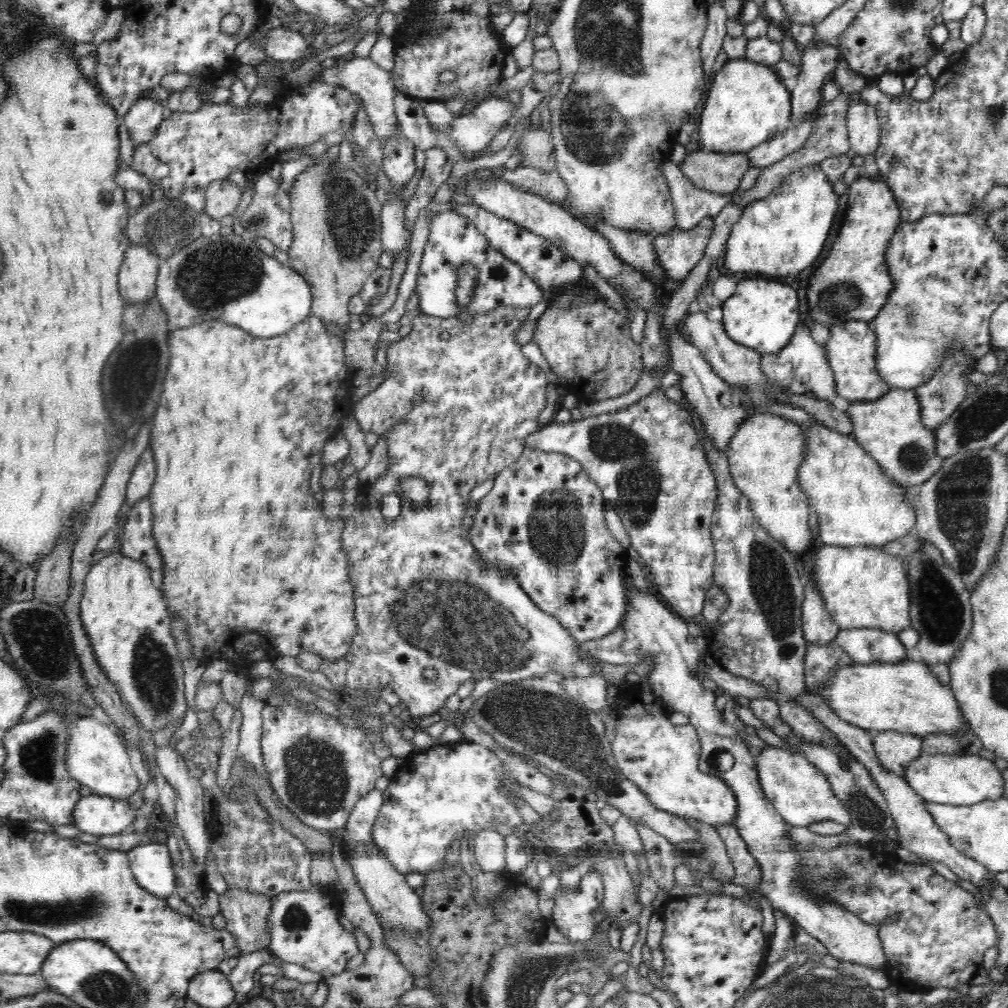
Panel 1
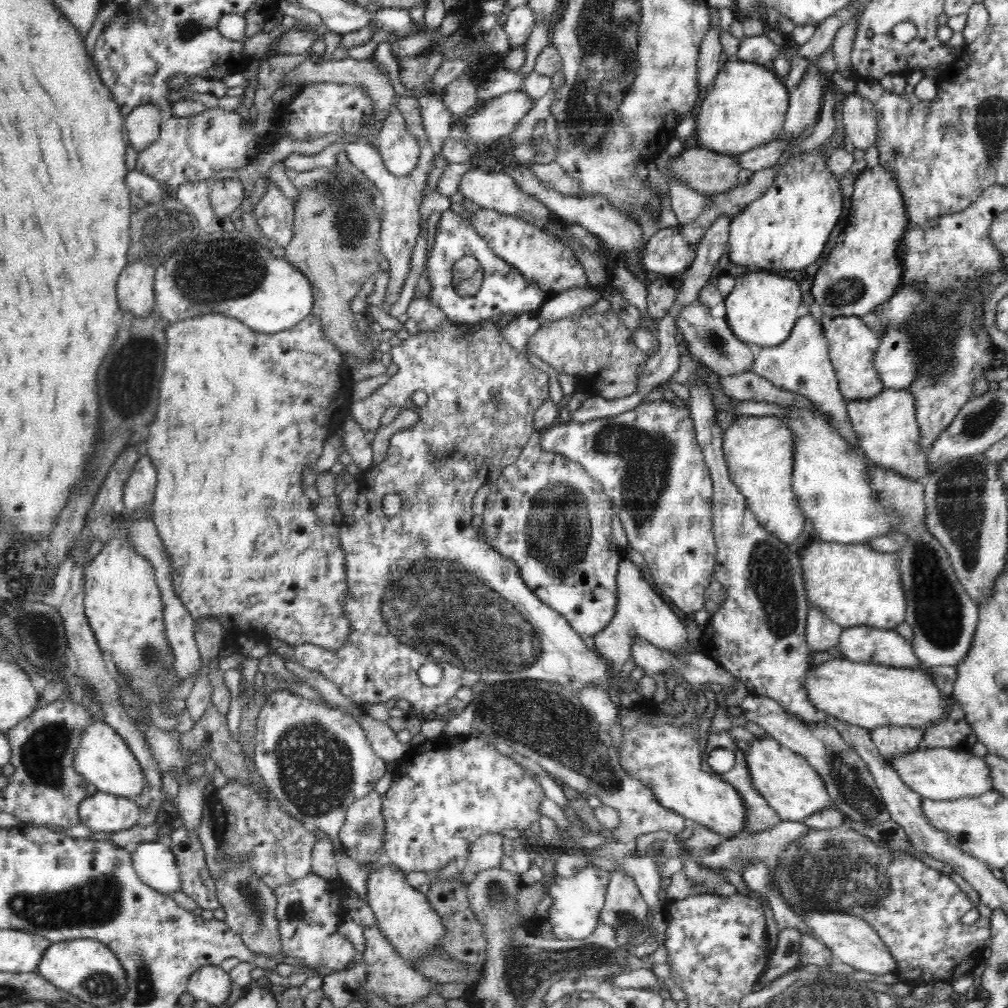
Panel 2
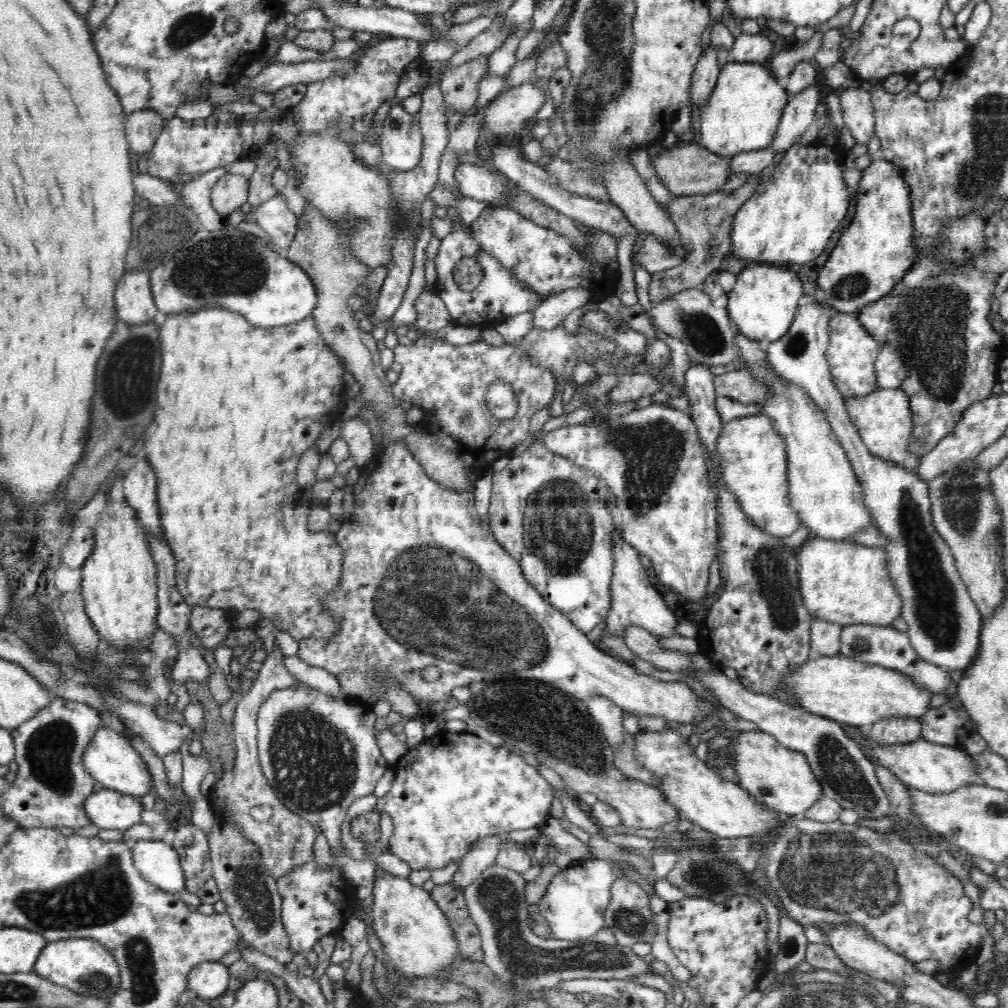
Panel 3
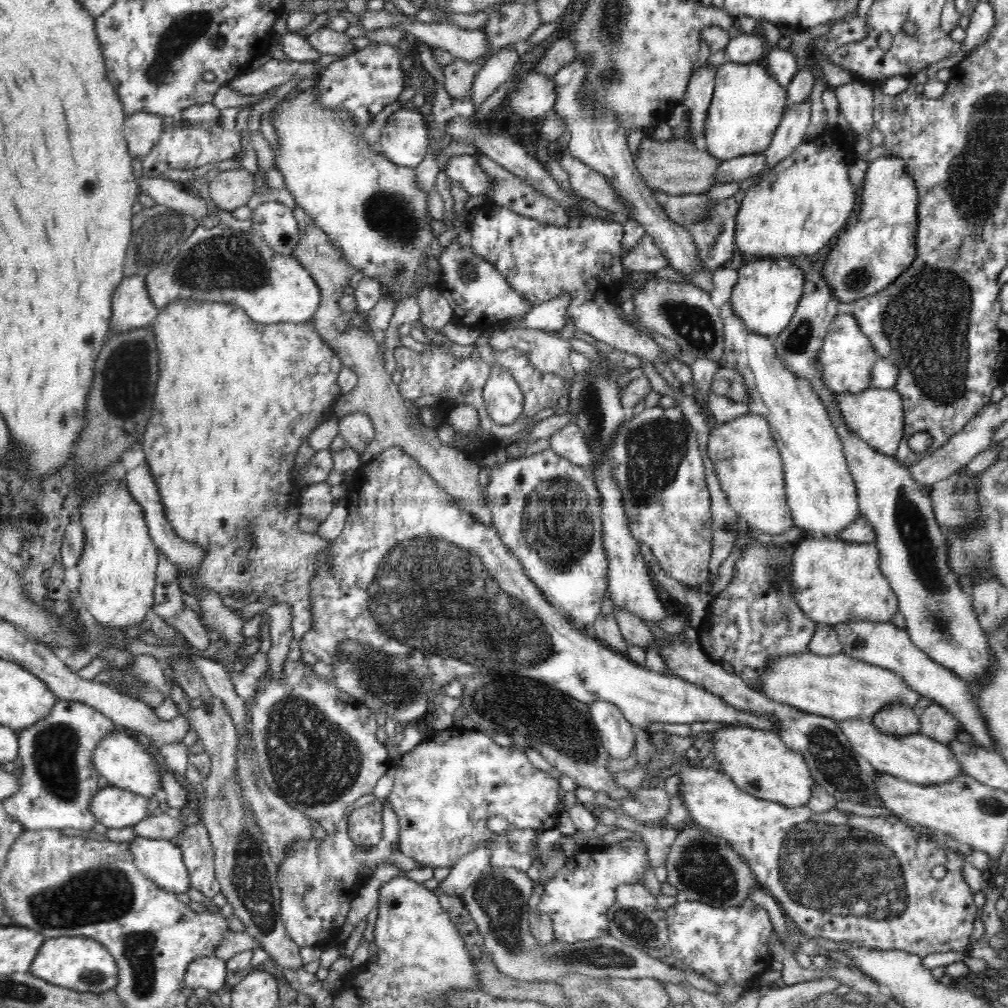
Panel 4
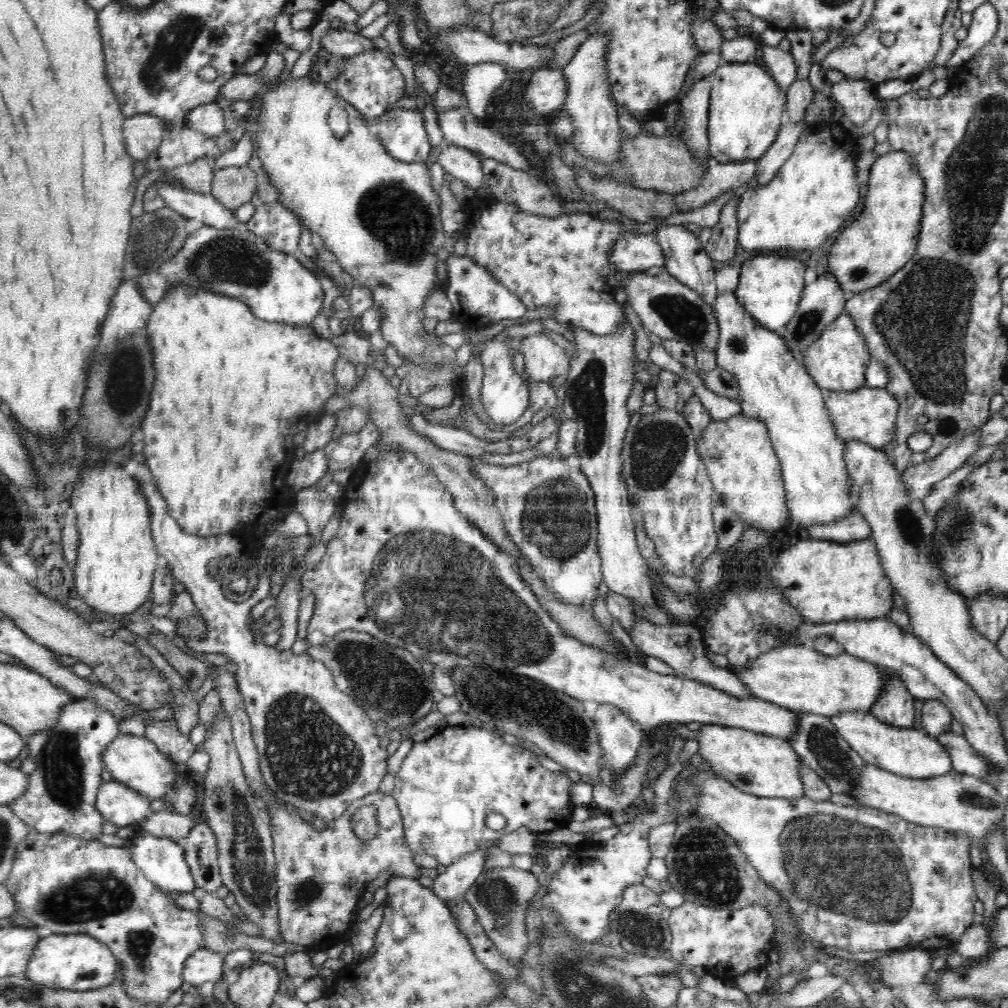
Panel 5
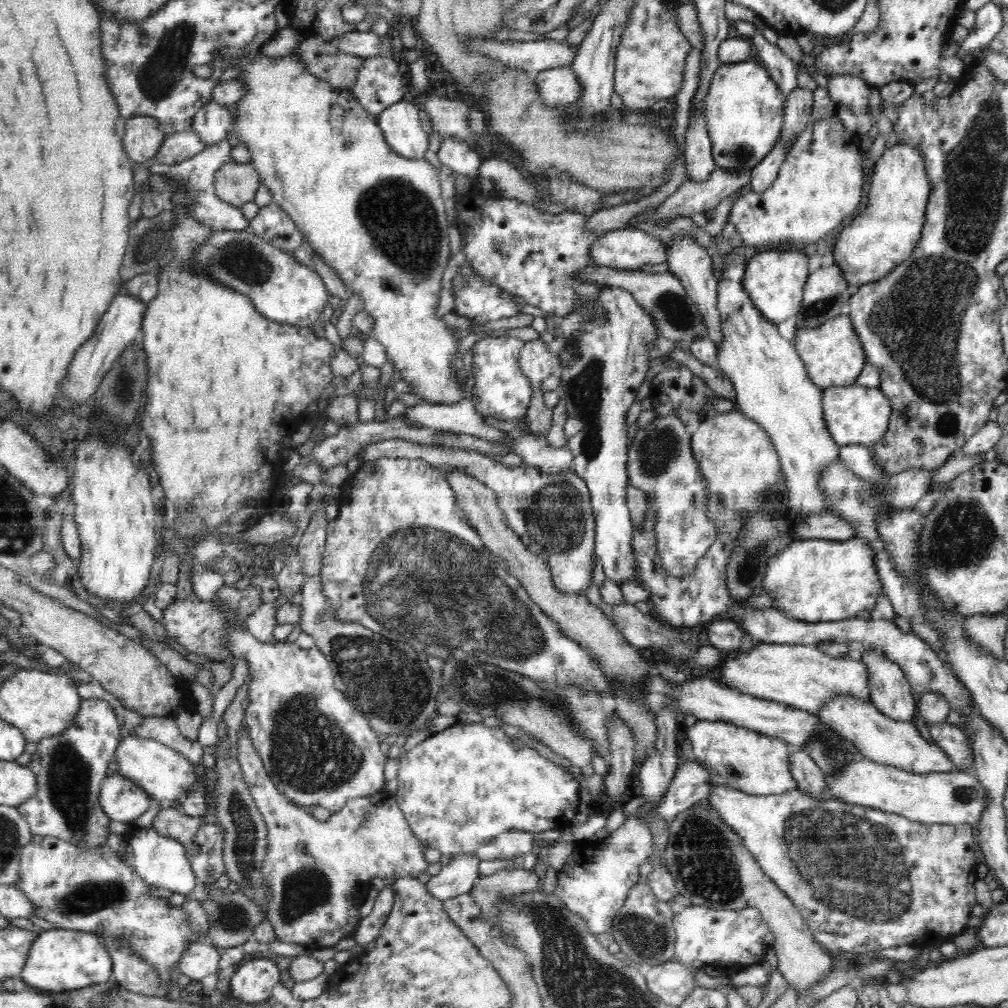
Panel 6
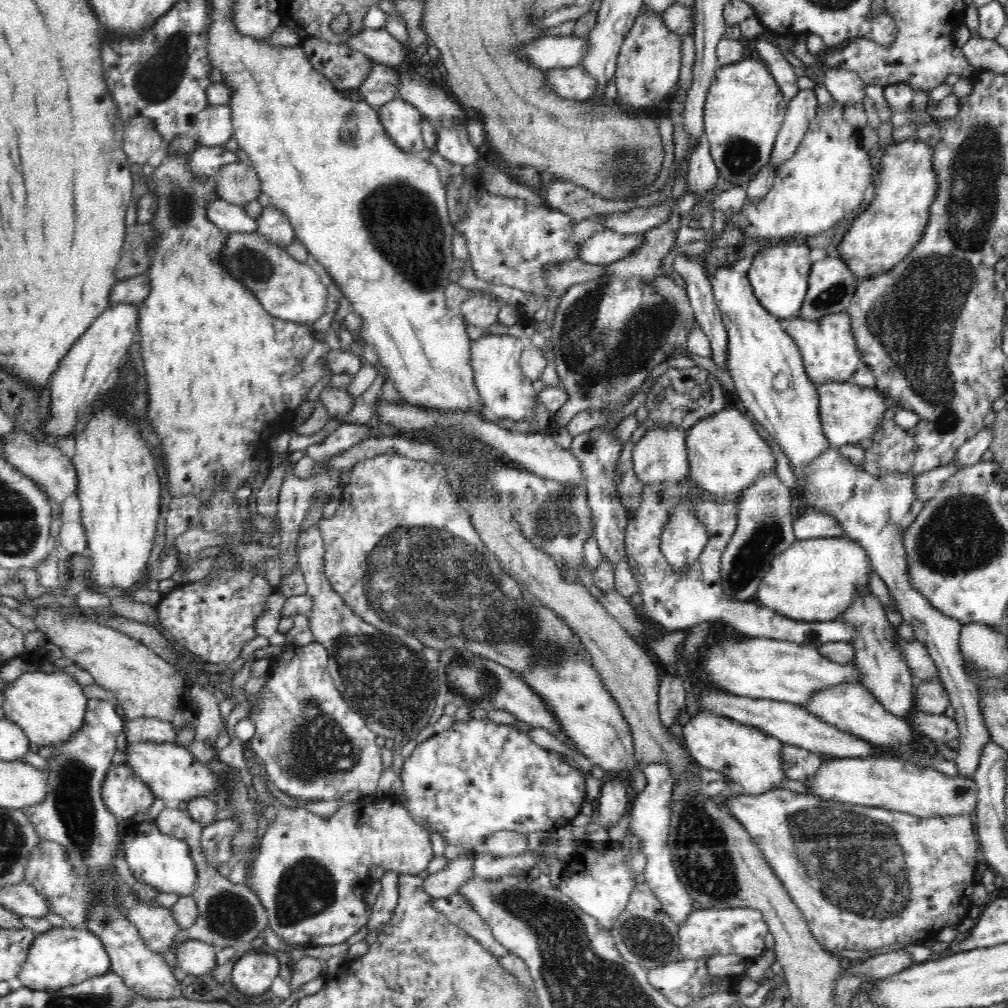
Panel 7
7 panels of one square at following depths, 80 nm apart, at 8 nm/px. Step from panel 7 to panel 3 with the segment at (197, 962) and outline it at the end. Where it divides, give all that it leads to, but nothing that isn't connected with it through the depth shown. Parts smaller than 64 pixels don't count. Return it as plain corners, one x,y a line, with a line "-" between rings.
221,961
202,962
188,974
187,988
196,992
200,999
218,998
228,990
230,977
229,968

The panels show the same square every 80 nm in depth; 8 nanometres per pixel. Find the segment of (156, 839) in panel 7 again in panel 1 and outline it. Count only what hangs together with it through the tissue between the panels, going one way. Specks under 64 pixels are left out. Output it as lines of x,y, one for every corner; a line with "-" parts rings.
151,842
127,852
132,874
137,883
158,898
170,896
175,889
172,856
164,844

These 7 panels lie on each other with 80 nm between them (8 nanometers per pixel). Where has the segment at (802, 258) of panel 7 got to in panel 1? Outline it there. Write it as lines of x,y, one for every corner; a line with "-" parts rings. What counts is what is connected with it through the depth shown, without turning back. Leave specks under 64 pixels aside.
743,279
738,283
734,295
722,302
724,317
721,322
724,324
726,335
733,342
757,350
760,355
772,355
784,349
795,336
796,328
802,322
799,306
798,294
788,284
778,284
774,280
768,282
768,280

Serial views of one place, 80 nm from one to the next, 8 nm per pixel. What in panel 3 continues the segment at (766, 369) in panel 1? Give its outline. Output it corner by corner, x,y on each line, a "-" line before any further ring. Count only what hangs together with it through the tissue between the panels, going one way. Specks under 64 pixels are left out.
812,302
800,308
788,333
781,340
768,344
768,367
776,377
785,378
785,382
801,386
810,395
816,406
825,412
832,431
841,441
848,460
852,463
852,469
855,470
856,478
862,485
864,506
868,507
873,524
880,529
880,532
884,533
884,536
888,537
888,546
884,546
886,561
888,561
892,583
902,599
901,617
908,625
906,633
914,650
926,662
942,666
949,671
961,670
964,672
968,666
974,663
973,660
978,654
979,638
983,626
982,615
969,595
966,585
960,579
951,549
941,535
936,532
933,525
927,482
902,466
870,454
858,430
850,421
846,405
844,405
845,398
834,385
831,369
826,359
826,350
829,346
829,320
835,314
836,312
832,309
824,307
824,302
821,304

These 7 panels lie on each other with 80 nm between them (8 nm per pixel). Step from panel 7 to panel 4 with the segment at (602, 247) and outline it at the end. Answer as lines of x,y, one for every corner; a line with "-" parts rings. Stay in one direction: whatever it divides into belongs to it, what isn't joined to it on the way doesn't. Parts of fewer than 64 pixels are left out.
649,234
642,236
638,244
620,259
626,271
654,272
668,268
668,257
656,246
656,241

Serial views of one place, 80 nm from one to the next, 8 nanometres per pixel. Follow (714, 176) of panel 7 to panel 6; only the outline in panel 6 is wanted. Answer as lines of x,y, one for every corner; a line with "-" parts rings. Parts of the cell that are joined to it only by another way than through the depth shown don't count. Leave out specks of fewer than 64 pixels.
705,106
699,111
691,111
684,140
685,167
687,179
694,182
705,181
712,169
717,167
711,153
711,140
706,128

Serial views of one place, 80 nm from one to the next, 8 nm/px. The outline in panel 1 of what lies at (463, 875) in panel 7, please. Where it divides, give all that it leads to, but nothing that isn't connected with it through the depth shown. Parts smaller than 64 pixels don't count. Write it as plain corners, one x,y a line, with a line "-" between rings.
495,827
482,829
476,834
474,853
477,863
484,872
505,870
507,863
505,837
499,834

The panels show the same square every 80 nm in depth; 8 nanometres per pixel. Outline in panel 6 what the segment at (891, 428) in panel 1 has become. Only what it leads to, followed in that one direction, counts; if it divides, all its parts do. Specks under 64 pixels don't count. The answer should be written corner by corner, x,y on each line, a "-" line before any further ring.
830,386
822,389
824,421
832,439
840,446
860,444
872,447
879,444
887,434
892,414
892,403
880,388
852,386

